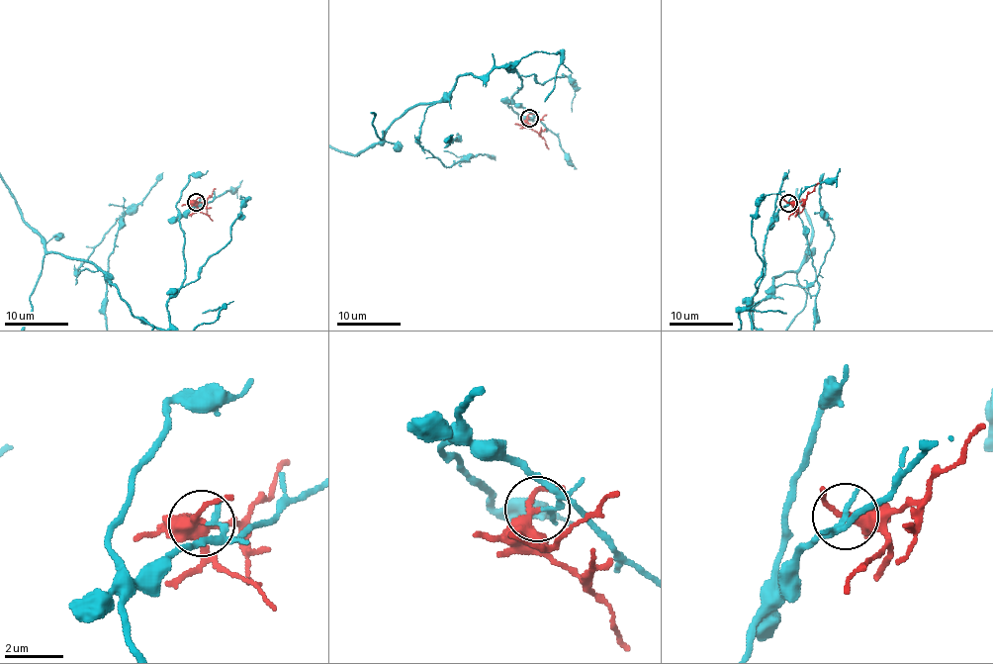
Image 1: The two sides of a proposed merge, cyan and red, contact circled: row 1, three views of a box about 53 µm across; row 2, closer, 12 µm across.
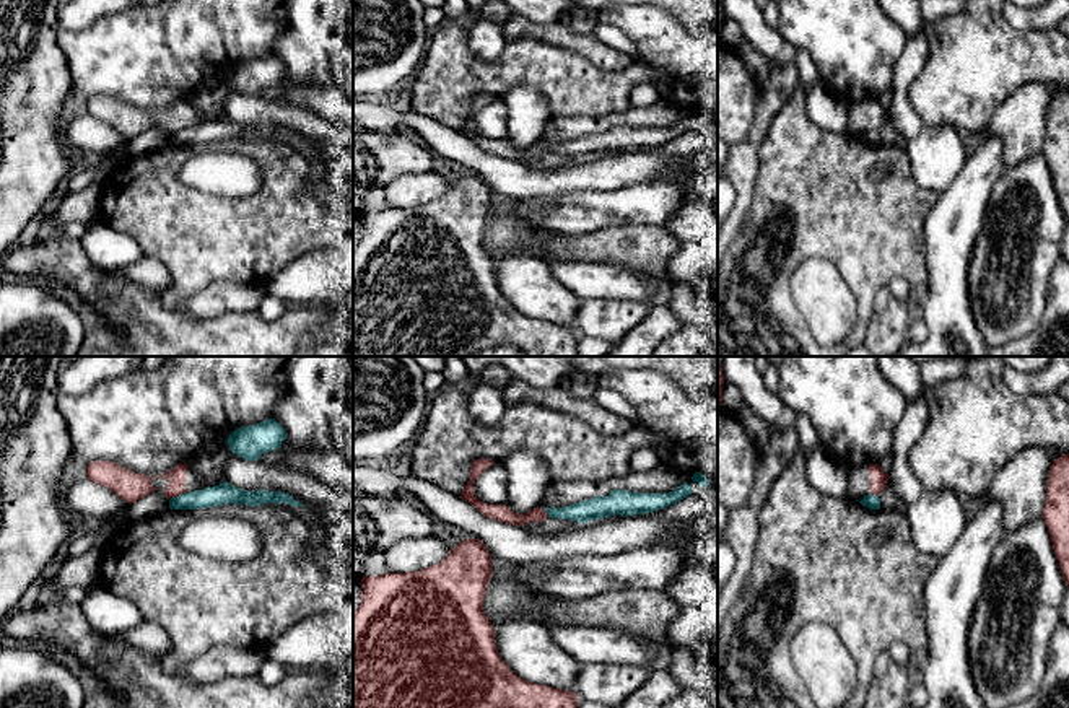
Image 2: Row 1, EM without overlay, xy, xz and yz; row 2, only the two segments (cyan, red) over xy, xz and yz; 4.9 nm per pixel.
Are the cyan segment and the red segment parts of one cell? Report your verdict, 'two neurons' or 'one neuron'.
two neurons

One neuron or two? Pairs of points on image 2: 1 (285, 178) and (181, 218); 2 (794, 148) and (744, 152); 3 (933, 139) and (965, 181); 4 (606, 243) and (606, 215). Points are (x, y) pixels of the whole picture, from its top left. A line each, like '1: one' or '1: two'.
1: one
2: two
3: two
4: two

